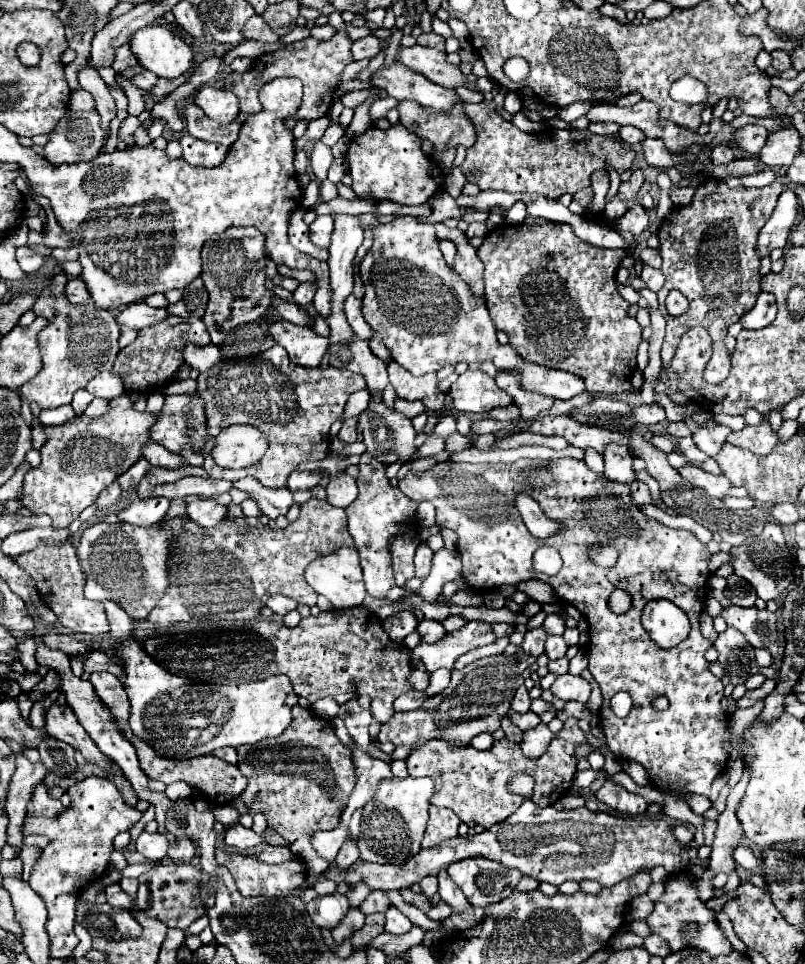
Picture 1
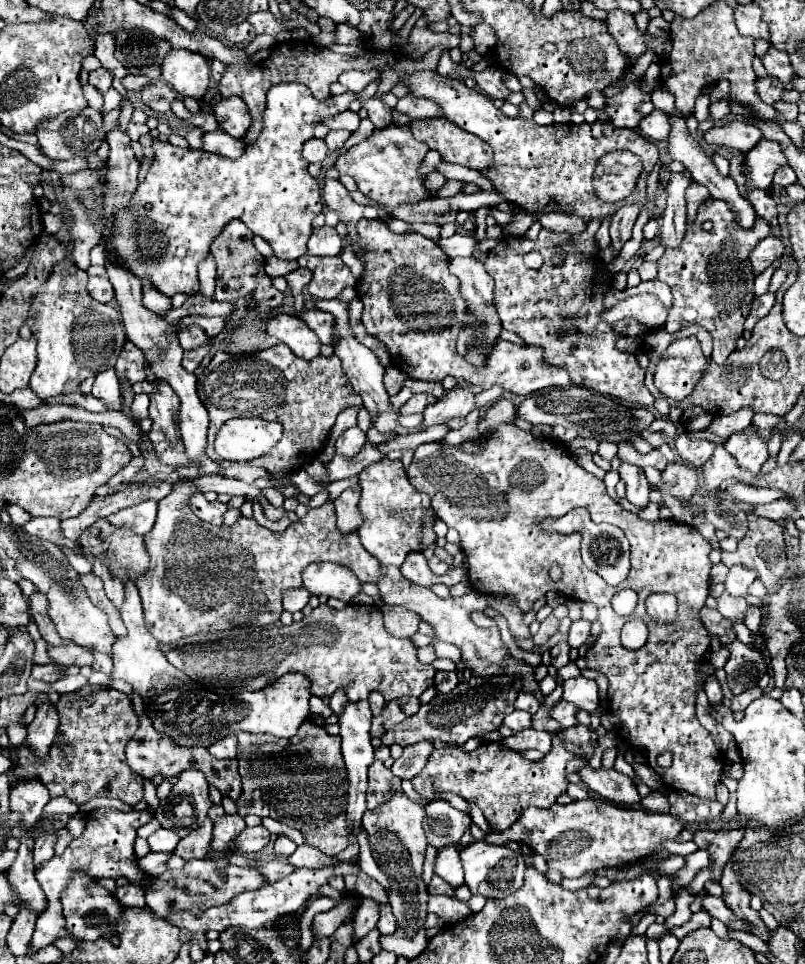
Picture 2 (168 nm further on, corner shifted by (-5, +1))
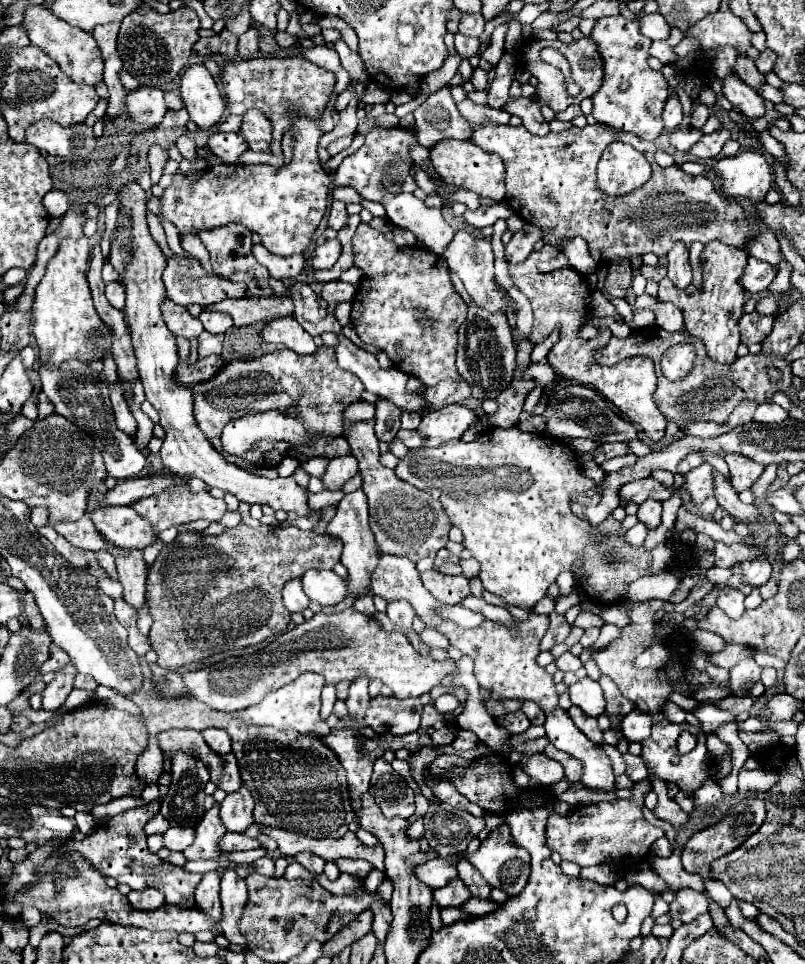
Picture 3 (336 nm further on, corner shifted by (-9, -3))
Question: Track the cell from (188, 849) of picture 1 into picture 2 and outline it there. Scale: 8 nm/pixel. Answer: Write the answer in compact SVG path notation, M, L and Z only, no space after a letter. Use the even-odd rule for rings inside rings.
M206 818L198 830L190 832L186 838L178 842L174 854L184 860L194 860L194 858L202 860L208 856L210 840L212 840L212 820Z

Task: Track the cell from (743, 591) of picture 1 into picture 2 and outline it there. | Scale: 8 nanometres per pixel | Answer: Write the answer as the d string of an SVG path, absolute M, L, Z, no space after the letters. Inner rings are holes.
M734 566L728 572L726 578L726 590L734 596L746 596L748 594L748 586L758 578L758 572L754 572L754 568L742 568L742 566Z

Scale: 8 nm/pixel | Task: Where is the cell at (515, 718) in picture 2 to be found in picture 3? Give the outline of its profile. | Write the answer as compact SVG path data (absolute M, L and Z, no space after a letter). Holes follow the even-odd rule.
M522 710L514 712L514 714L508 714L508 716L502 716L502 720L498 720L500 726L504 726L506 730L510 730L512 734L522 734L528 730L530 726L530 720L524 716Z

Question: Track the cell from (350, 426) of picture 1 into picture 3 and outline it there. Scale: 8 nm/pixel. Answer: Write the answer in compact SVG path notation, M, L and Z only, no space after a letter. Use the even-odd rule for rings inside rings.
M346 454L346 456L336 456L330 460L326 474L322 476L324 486L328 486L330 490L340 488L344 482L348 482L354 474L358 472L358 460L354 458L354 454Z

